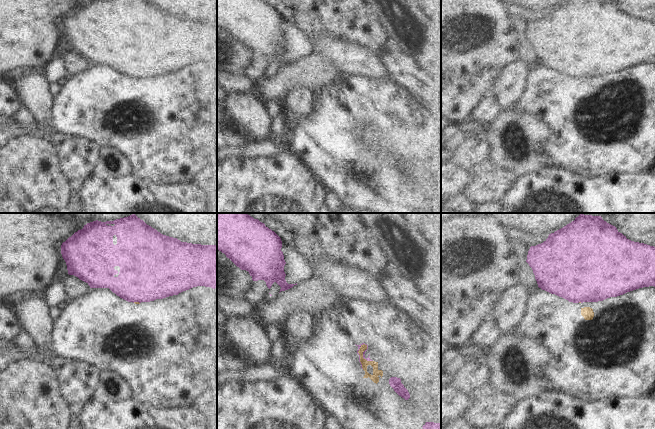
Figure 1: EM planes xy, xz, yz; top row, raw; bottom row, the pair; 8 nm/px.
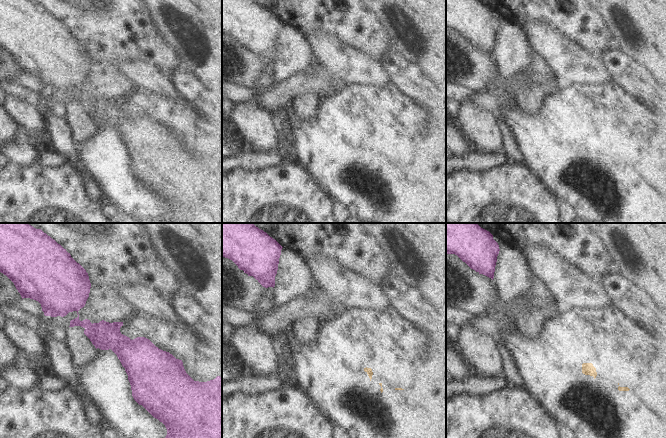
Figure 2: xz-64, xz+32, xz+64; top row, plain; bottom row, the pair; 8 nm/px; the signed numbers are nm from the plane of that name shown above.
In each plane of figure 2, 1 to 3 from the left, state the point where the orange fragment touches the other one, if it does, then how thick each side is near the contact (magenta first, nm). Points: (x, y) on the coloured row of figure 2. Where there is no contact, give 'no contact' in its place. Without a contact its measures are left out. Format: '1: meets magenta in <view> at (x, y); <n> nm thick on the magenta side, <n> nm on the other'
1: no contact
2: no contact
3: no contact

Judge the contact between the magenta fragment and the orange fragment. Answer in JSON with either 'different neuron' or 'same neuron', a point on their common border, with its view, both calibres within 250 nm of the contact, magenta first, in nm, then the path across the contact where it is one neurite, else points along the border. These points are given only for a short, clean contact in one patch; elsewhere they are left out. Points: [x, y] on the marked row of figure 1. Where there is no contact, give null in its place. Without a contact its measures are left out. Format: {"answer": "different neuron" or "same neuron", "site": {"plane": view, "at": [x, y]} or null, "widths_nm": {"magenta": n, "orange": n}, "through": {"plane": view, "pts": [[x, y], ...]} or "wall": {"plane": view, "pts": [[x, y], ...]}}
{"answer": "different neuron", "site": {"plane": "xz", "at": [359, 356]}, "widths_nm": {"magenta": 30, "orange": 60}, "wall": {"plane": "xz", "pts": [[364, 343], [358, 351], [362, 368]]}}

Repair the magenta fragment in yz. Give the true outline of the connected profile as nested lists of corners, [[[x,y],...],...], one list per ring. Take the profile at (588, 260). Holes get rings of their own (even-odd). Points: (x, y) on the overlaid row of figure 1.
[[[580,214],[574,221],[549,234],[541,244],[531,246],[526,262],[532,268],[538,287],[569,302],[598,302],[627,292],[655,287],[655,247],[626,238],[601,216]]]

